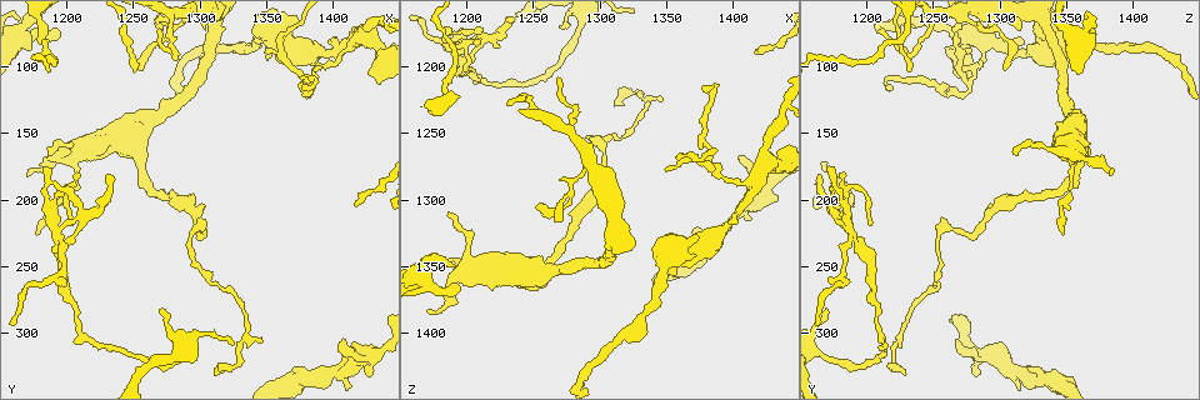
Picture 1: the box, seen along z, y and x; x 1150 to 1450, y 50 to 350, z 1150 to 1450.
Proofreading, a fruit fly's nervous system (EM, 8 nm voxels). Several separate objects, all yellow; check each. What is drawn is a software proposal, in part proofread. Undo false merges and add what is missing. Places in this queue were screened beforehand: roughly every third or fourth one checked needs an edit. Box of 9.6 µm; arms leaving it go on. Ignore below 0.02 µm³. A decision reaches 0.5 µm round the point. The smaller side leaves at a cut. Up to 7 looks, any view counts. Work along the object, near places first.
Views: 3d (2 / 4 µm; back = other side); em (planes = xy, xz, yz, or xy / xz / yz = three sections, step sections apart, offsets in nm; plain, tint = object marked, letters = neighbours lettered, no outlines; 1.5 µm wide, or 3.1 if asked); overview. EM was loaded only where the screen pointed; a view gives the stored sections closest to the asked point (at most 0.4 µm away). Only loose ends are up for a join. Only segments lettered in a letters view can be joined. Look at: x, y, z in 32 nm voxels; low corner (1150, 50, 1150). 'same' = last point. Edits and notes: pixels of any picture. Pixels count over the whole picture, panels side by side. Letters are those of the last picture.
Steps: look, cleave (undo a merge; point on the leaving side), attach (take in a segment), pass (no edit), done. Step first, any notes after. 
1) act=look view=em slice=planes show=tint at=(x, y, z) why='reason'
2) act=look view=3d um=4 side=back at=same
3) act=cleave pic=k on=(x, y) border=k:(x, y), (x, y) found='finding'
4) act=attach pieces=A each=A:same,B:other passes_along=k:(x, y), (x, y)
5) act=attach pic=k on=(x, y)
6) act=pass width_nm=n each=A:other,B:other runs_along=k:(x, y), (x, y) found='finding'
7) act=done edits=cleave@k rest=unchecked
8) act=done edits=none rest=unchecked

act=look view=em slice=planes show=letters at=(1194, 256, 1180) why='abrupt turn'

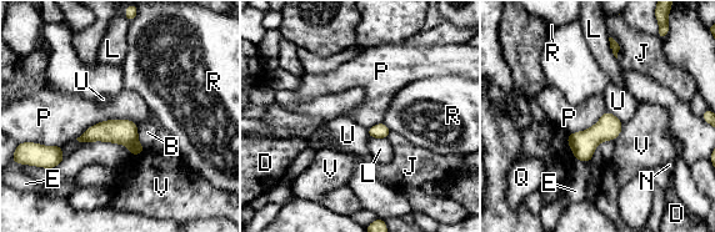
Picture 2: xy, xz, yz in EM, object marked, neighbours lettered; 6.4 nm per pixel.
act=pass longest_contact=P:420nm each=B:other,D:other,E:other,J:other,L:other,N:other,P:other,Q:other,R:other,U:other,V:other found='continuous, no second cell'

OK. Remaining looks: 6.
act=look view=3d um=2 side=back at=(1210, 180, 1180) why='free end'

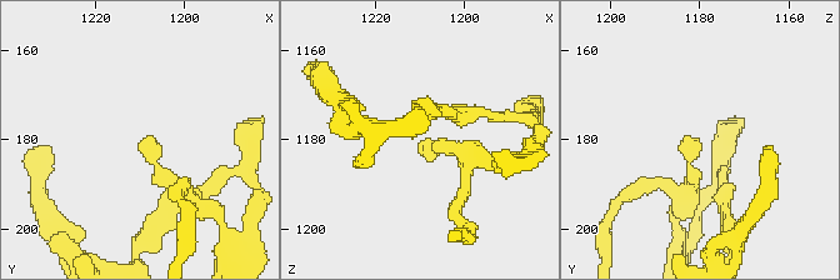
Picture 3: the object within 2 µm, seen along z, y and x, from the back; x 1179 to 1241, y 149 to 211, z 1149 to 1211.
act=look view=em slice=xz step=4 show=letters at=(1209, 180, 1181)

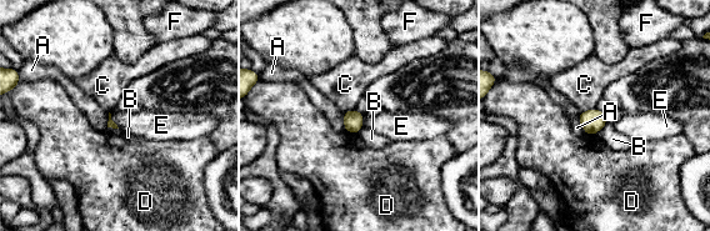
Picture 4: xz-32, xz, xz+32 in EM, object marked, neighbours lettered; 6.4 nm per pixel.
act=look view=em slice=planes show=letters at=same

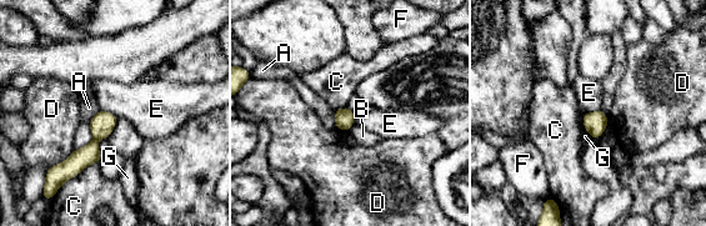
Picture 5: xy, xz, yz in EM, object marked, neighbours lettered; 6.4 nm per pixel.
act=pass each=A:other,B:other,C:other,D:other,E:other,F:other,G:other runs_along=5:(114, 120), (69, 169), (61, 170) found='none of them fits'

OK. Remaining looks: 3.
act=look view=3d um=4 at=(1170, 182, 1384) why='branch stops here'

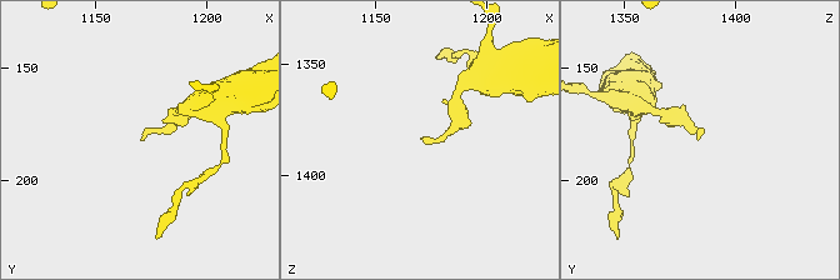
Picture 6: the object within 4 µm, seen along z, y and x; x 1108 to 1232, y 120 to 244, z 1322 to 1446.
act=look view=em slice=yz step=4 show=letters at=(1170, 181, 1382)

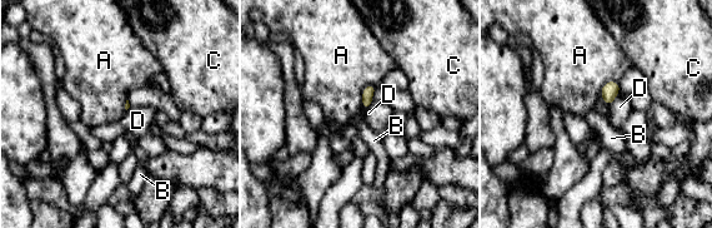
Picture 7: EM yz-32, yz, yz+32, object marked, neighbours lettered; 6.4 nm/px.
act=pass each=A:other,B:other,C:other,D:other found='none of them fits'

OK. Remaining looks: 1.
act=done edits=none rest=unchecked

